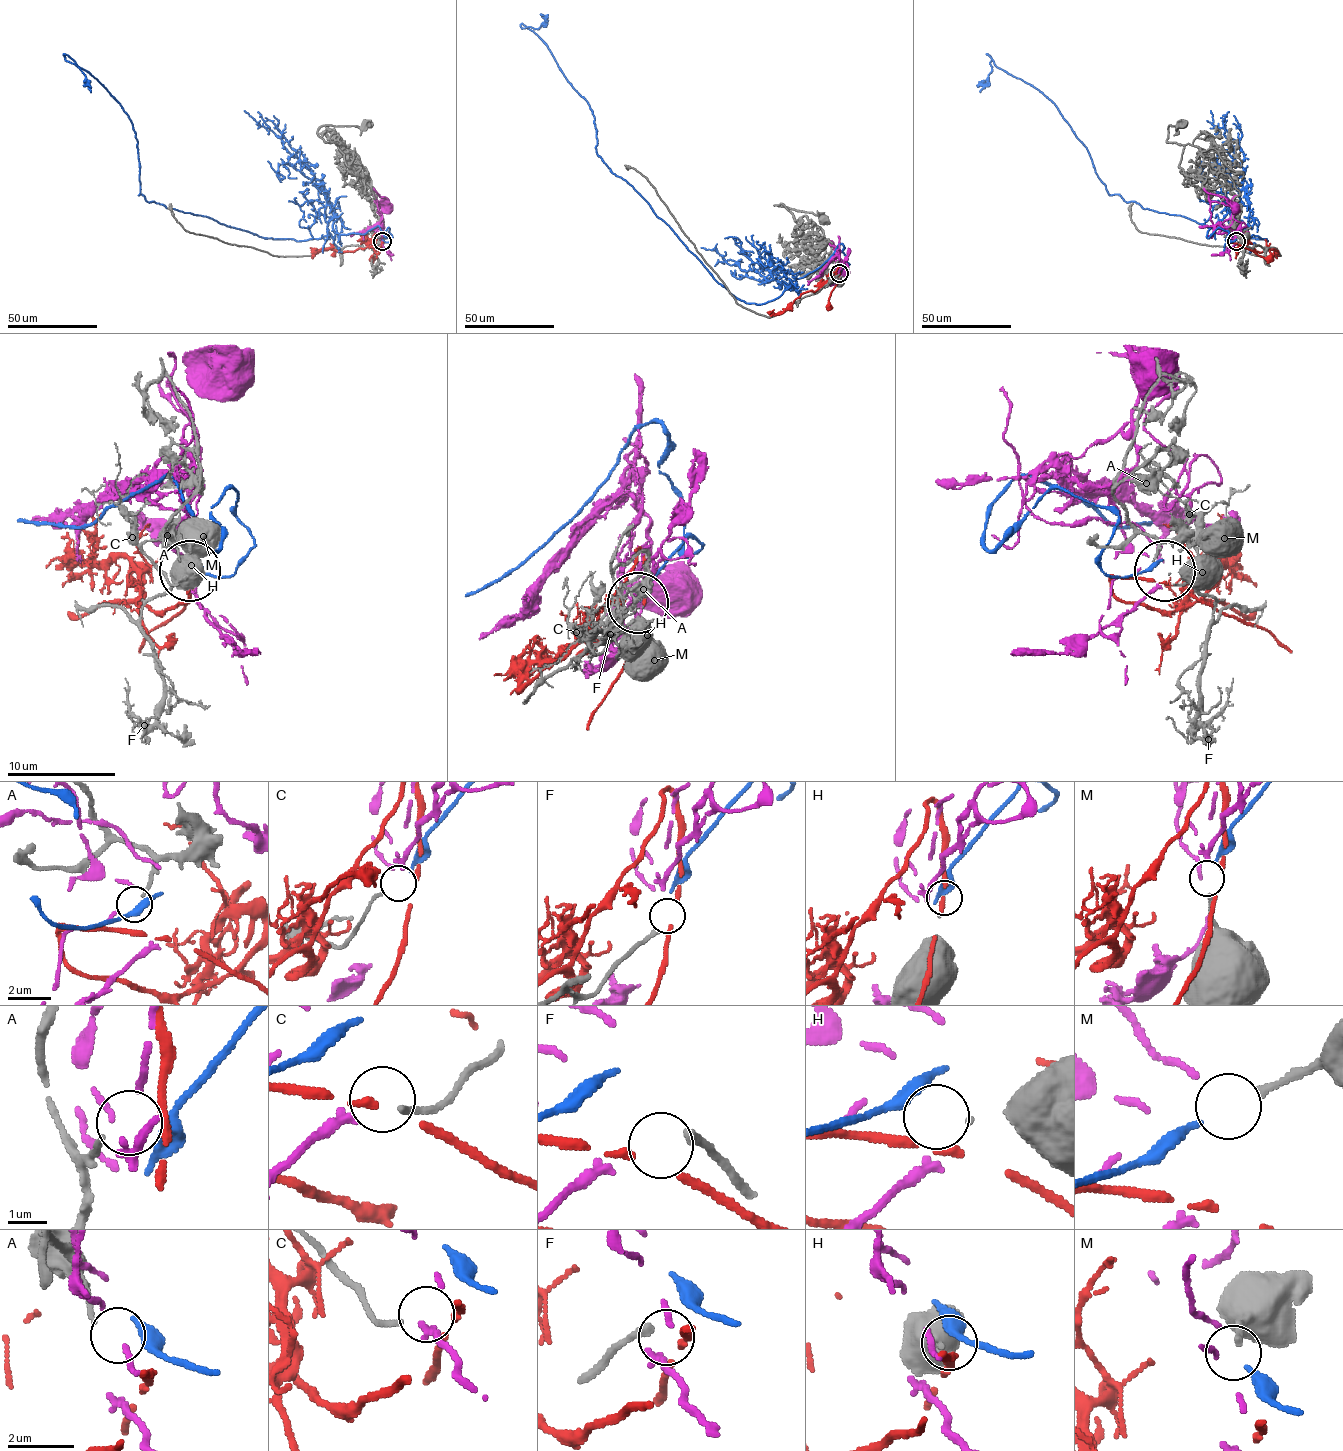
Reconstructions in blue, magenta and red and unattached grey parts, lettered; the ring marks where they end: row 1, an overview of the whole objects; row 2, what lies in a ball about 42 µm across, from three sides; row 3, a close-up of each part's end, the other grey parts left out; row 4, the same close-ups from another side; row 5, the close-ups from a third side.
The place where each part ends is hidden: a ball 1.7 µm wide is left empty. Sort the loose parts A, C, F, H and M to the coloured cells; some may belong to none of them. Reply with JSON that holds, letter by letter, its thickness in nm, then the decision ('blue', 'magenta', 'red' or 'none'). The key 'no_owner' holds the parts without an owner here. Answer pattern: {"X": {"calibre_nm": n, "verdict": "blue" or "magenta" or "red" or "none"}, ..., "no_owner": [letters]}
{"A": {"calibre_nm": 130, "verdict": "none"}, "C": {"calibre_nm": 130, "verdict": "magenta"}, "F": {"calibre_nm": 240, "verdict": "none"}, "H": {"calibre_nm": 70, "verdict": "none"}, "M": {"calibre_nm": 170, "verdict": "blue"}, "no_owner": ["A", "F", "H"]}

